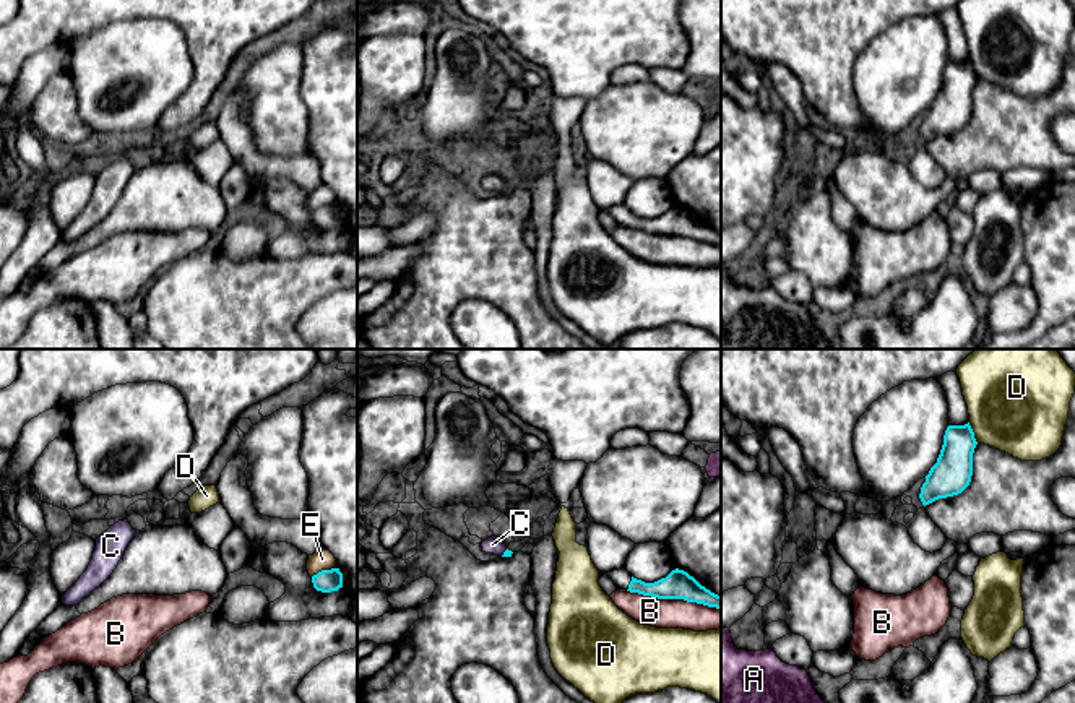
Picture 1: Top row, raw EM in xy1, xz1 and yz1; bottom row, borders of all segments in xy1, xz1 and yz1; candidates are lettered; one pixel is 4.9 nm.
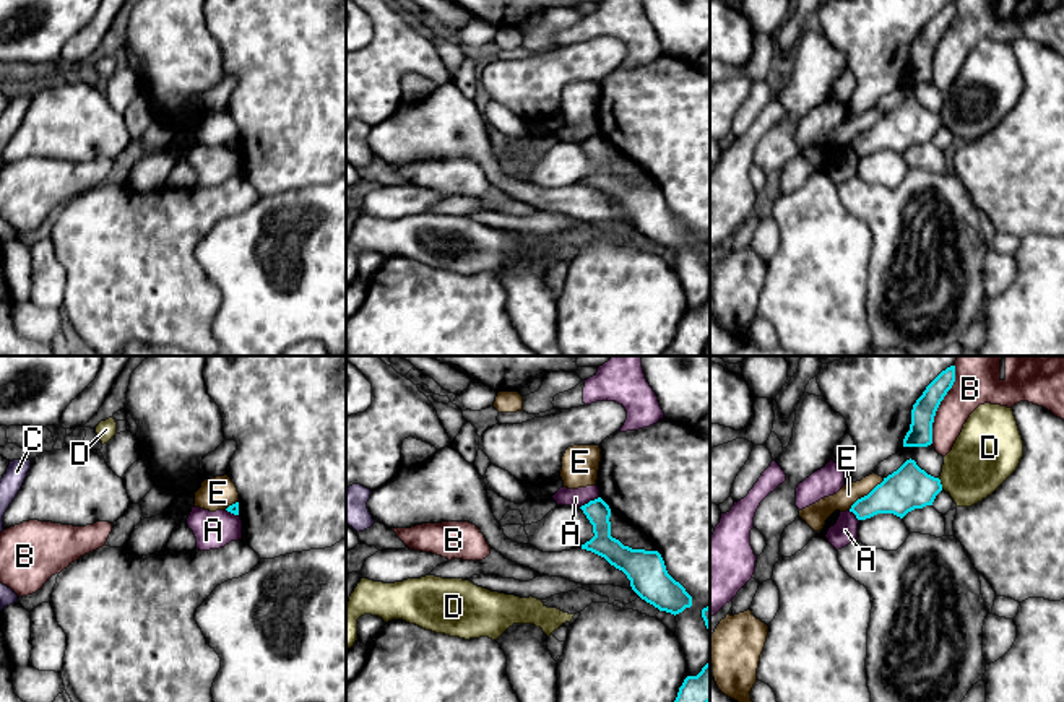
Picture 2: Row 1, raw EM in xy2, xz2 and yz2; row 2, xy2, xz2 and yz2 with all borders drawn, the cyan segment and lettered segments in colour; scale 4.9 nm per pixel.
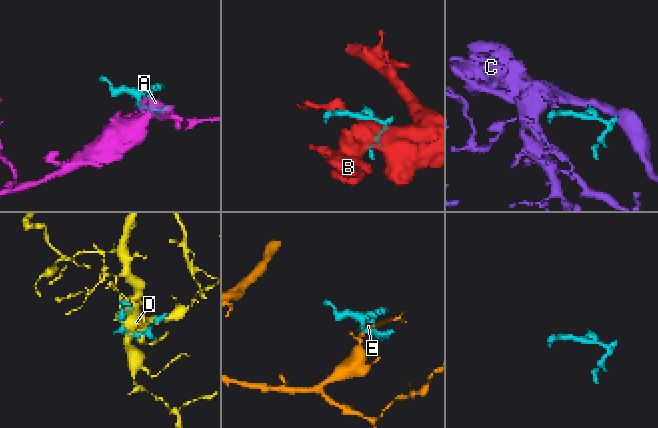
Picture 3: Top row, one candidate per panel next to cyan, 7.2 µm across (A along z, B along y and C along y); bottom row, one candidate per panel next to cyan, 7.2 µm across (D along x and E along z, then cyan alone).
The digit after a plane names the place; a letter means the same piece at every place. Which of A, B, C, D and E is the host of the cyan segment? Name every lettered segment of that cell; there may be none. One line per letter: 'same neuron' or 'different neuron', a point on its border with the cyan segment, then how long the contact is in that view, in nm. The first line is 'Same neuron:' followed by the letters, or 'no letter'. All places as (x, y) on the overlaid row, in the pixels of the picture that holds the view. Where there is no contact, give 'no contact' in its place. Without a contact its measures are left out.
Same neuron: C
A: different neuron | xz2 (590, 501) | 110 nm
B: different neuron | xz1 (673, 598) | 480 nm
C: same neuron | xz1 (504, 552) | 50 nm
D: different neuron | yz1 (973, 432) | 120 nm
E: different neuron | yz2 (868, 494) | 240 nm

